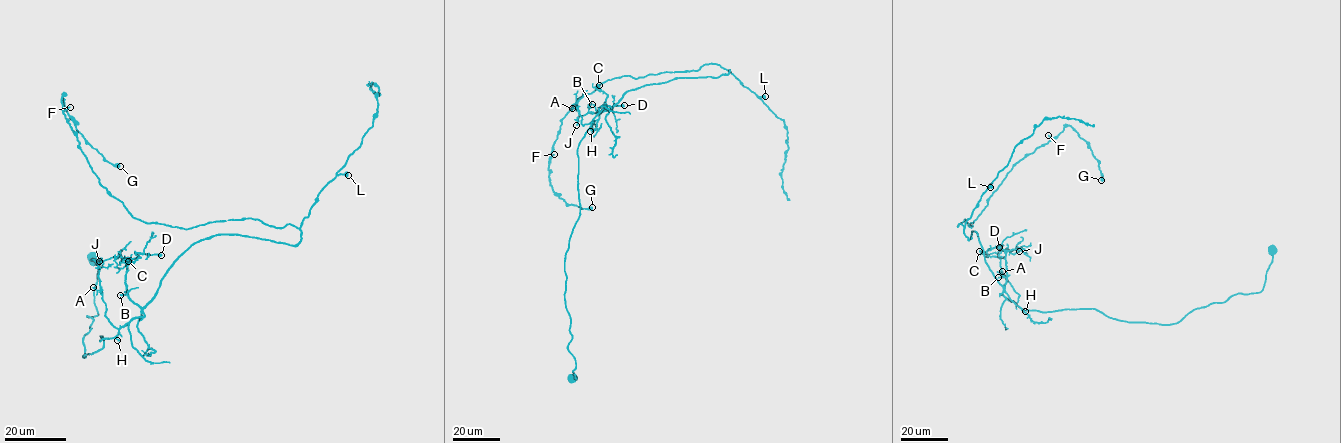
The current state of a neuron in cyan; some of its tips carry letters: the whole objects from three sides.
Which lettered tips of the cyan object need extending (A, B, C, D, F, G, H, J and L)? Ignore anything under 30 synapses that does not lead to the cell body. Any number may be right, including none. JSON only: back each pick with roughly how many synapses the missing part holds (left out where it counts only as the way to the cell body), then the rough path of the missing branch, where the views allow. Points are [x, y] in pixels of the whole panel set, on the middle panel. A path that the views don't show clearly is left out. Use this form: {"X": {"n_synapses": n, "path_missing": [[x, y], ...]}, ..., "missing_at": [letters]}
{"missing_at": []}

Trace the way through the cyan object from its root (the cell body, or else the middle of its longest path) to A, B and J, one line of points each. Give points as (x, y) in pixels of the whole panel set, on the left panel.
A: (93, 259), (98, 315), (87, 316), (83, 357), (118, 332), (93, 287)
B: (93, 259), (98, 315), (87, 316), (83, 357), (103, 346), (100, 336), (144, 315), (120, 295)
J: (93, 259), (98, 315), (87, 316), (83, 357), (144, 315), (127, 291), (127, 262), (99, 261)

